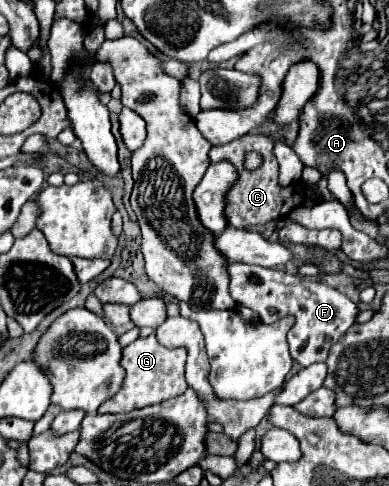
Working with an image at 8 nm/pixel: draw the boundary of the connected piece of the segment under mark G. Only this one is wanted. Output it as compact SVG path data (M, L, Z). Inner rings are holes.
M150 335L148 339L136 339L134 343L122 349L120 365L124 367L126 375L120 391L112 399L106 399L102 403L98 413L128 413L182 395L188 389L188 383L184 379L184 363L184 349L166 349L156 341L154 335Z

